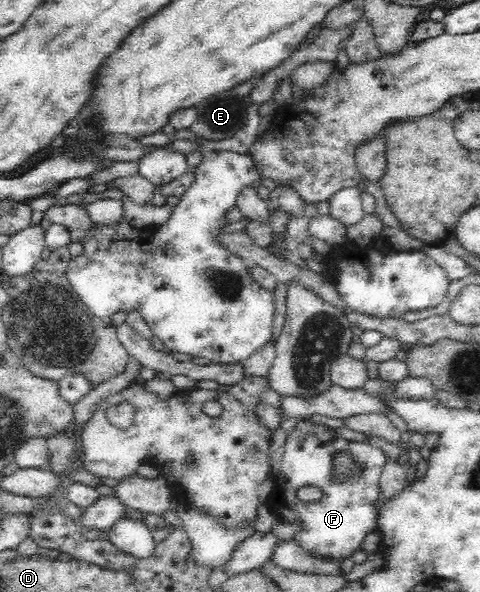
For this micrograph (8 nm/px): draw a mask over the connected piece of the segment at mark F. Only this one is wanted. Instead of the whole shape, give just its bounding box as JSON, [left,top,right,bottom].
[265,419,387,561]

